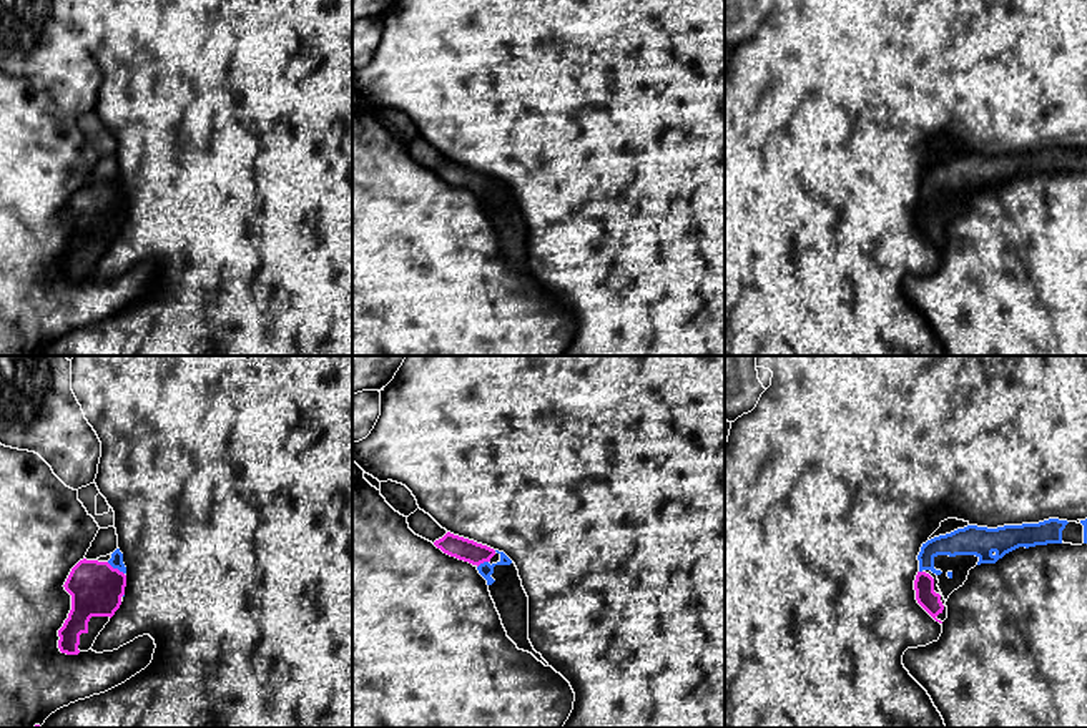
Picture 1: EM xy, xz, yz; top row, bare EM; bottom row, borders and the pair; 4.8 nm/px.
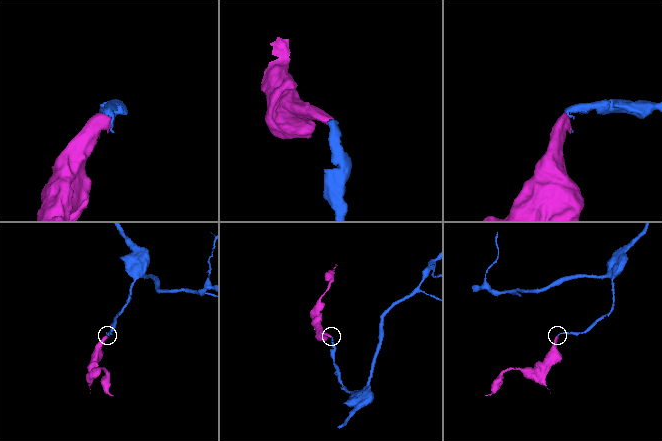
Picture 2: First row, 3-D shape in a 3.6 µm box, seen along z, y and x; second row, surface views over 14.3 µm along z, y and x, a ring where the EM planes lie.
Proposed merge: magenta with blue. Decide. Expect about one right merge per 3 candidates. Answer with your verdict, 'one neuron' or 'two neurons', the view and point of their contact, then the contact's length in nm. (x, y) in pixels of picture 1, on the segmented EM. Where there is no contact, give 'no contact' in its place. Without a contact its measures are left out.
one neuron; meets magenta in xy at (115, 569); contact 110 nm long

